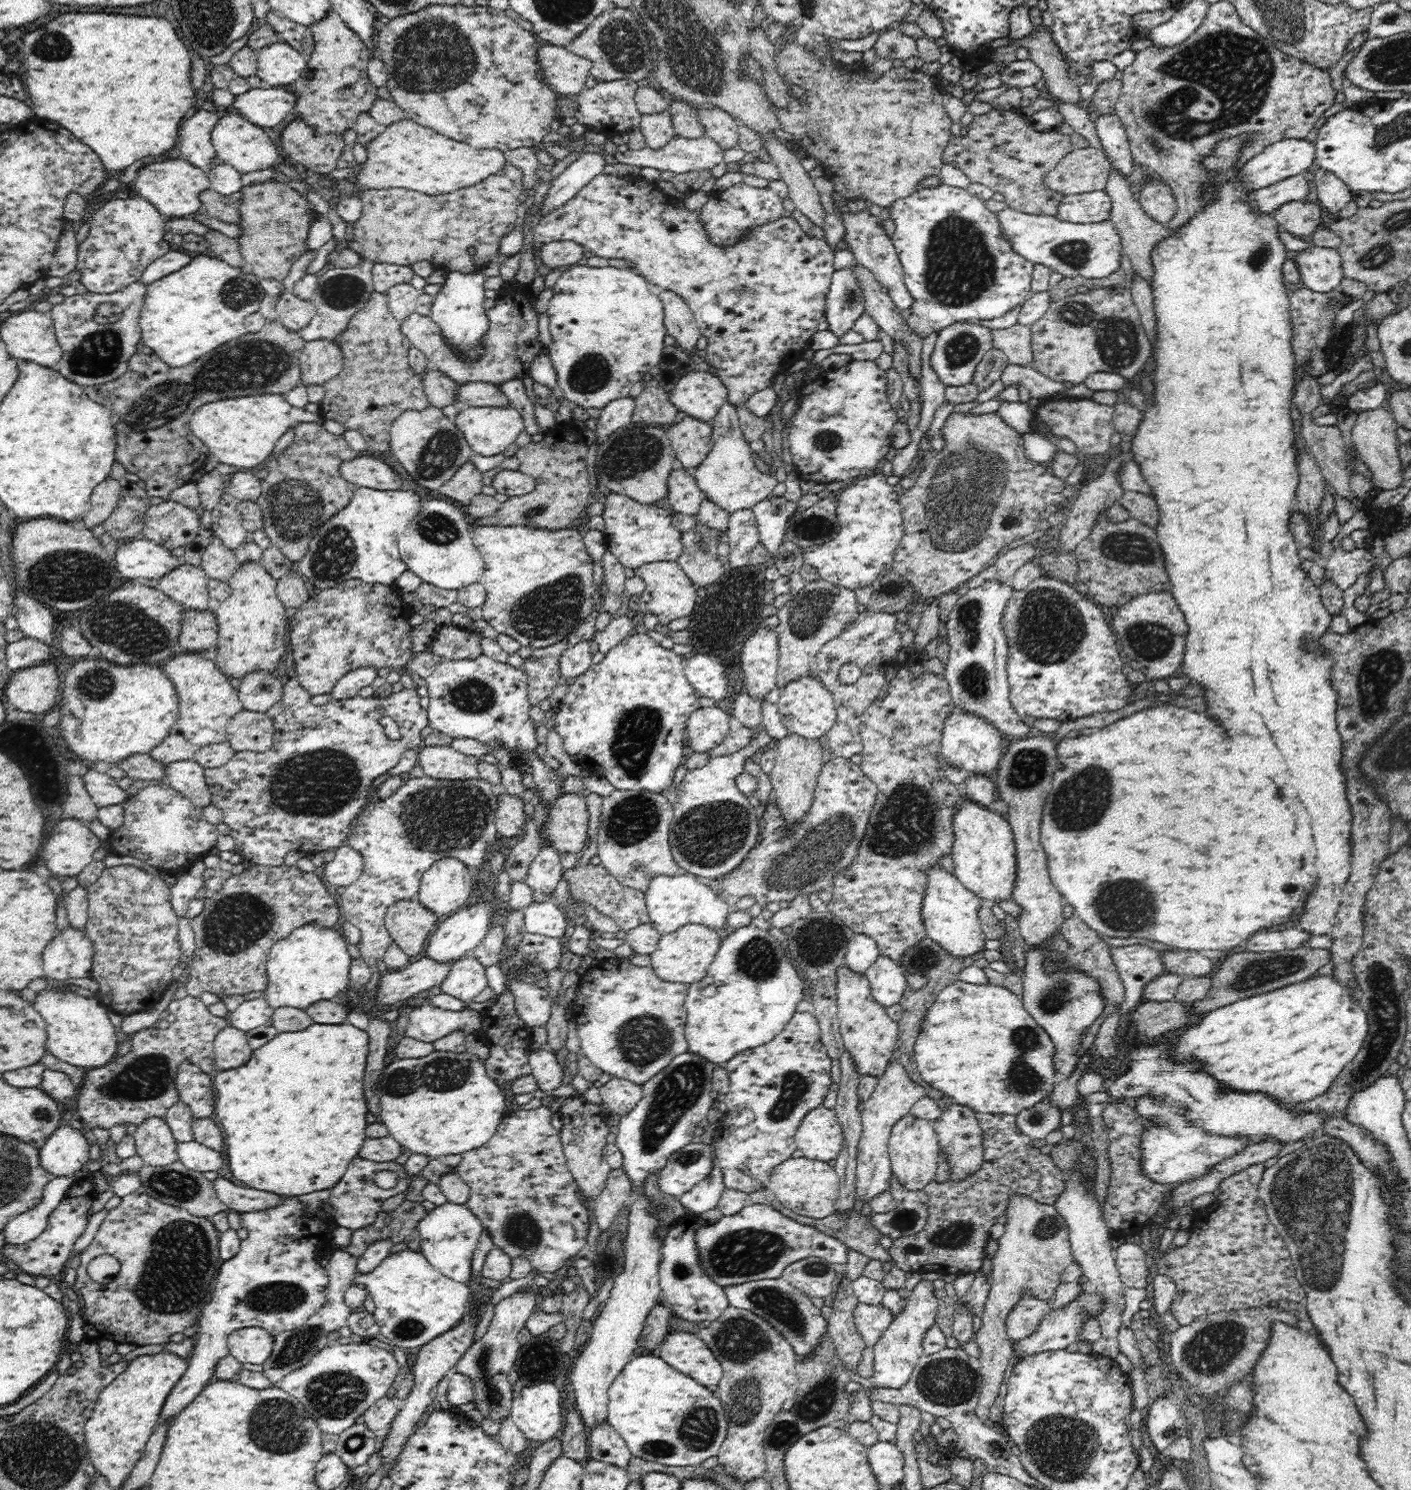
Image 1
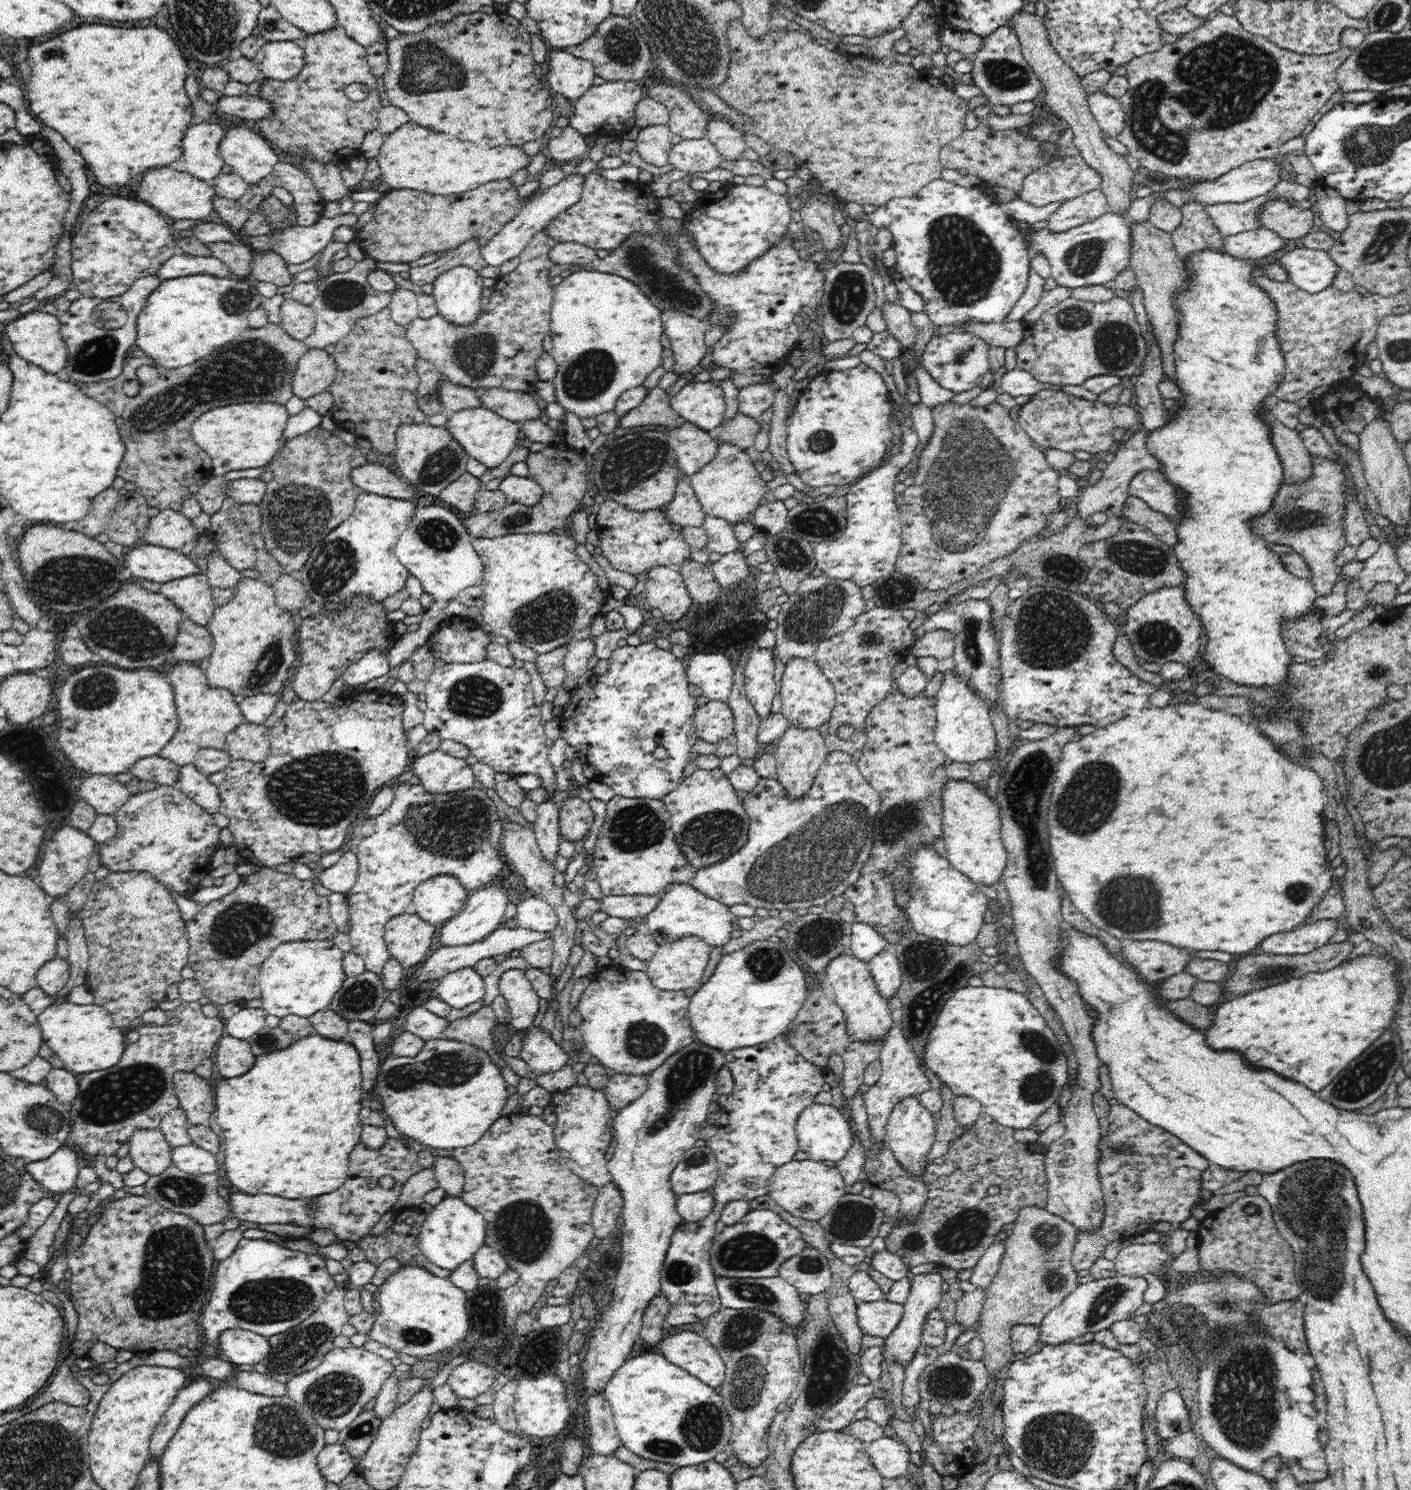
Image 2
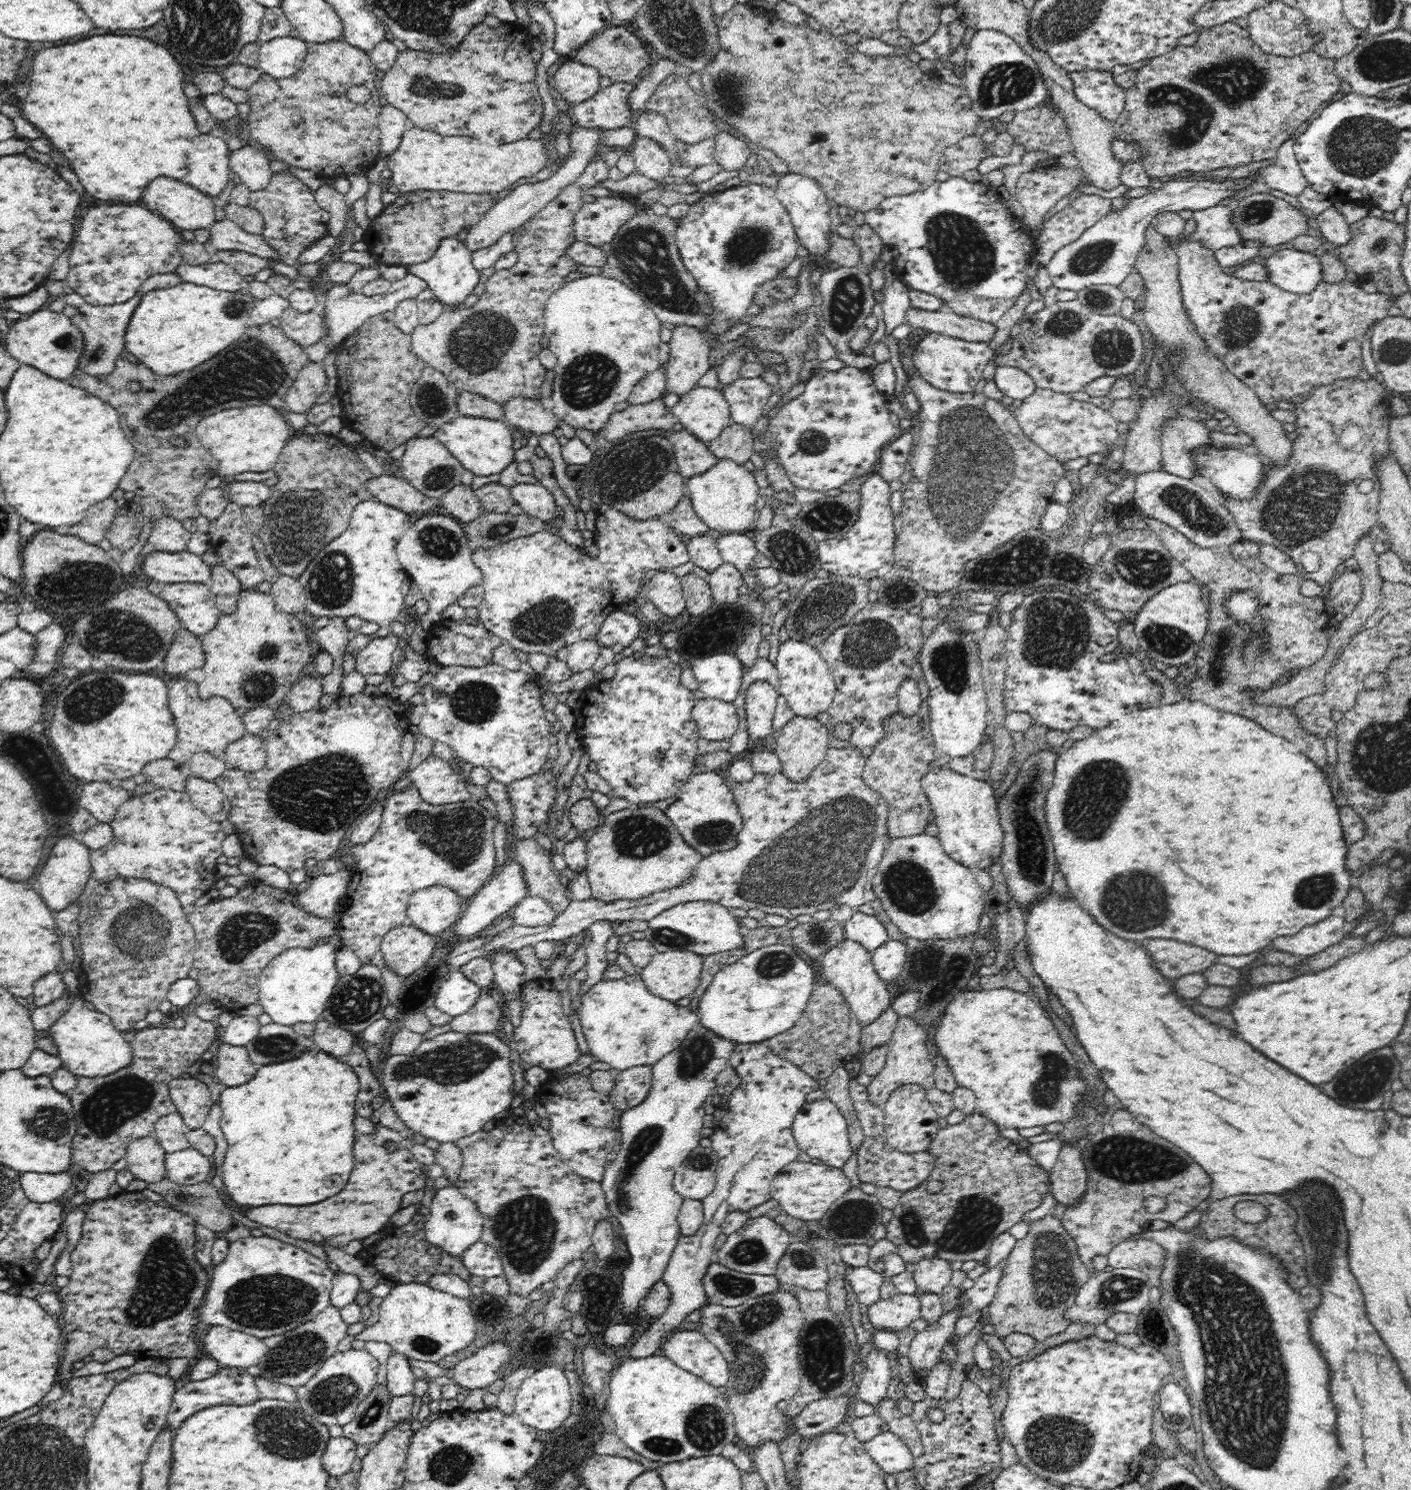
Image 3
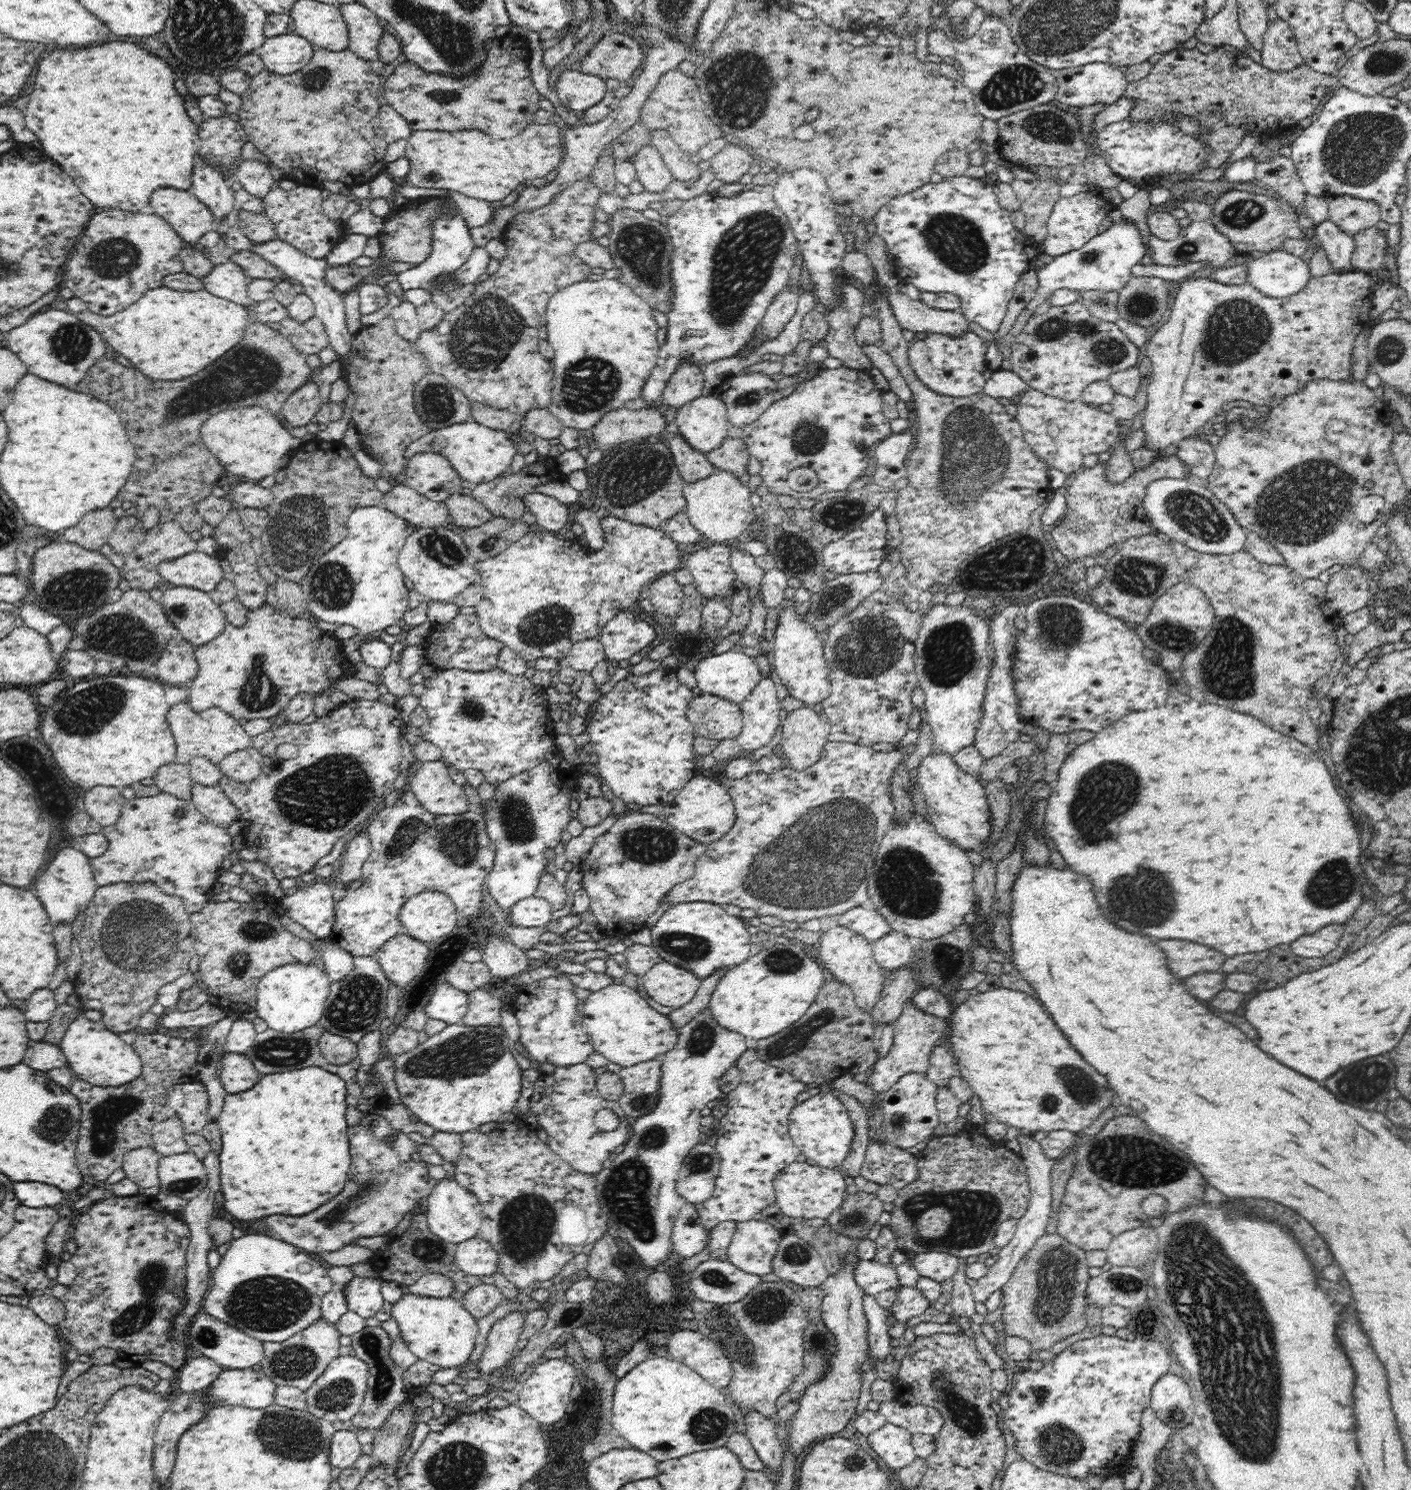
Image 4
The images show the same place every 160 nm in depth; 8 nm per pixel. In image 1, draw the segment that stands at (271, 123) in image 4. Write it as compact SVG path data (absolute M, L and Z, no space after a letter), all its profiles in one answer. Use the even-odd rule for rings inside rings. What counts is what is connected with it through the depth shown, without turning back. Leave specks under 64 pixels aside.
M330 12L328 16L309 27L311 29L315 50L307 60L307 67L301 78L292 85L278 87L280 90L289 92L296 96L290 112L295 115L294 120L304 121L308 127L314 129L316 135L340 135L347 130L355 128L356 120L362 113L370 114L372 105L376 102L377 87L370 82L367 76L367 64L371 60L371 50L367 45L337 16L336 13Z

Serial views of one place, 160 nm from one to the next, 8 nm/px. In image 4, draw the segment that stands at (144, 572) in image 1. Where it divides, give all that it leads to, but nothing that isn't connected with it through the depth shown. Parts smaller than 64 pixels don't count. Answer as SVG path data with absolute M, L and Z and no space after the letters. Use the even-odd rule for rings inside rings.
M192 552L172 562L162 562L157 571L176 587L192 587L205 593L212 593L222 580L230 576L220 566L221 557Z

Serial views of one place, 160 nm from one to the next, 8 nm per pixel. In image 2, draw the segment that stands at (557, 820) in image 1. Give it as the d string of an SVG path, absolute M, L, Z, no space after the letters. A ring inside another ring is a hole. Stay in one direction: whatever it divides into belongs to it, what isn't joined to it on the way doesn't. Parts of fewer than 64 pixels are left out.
M570 796L559 808L559 832L562 838L576 842L586 837L594 822L590 804L580 797Z

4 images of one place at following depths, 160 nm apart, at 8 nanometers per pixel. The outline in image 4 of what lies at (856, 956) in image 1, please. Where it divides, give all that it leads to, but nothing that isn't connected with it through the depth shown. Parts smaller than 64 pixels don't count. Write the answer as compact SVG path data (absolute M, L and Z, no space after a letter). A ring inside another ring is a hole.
M852 907L848 912L838 916L838 923L864 935L864 938L867 938L871 943L891 931L889 922L876 908Z

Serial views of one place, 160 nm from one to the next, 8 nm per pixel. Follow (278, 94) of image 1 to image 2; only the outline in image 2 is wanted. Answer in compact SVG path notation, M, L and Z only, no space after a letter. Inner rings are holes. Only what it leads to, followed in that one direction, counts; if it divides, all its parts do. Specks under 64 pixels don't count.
M223 95L217 98L214 108L222 114L229 114L246 120L262 120L272 116L272 105L266 99L256 96Z

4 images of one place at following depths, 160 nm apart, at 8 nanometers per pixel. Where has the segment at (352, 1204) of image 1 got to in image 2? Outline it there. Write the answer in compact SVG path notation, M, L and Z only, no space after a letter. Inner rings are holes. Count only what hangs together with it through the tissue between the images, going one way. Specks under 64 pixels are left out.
M396 1137L386 1138L384 1146L368 1148L362 1141L352 1149L349 1160L348 1180L334 1192L313 1199L290 1200L274 1195L231 1194L232 1215L240 1221L255 1224L293 1224L307 1226L312 1230L332 1230L339 1242L358 1242L370 1233L372 1228L397 1203L404 1183L423 1168L416 1151L403 1144ZM382 1177L394 1177L396 1185L386 1190L379 1185Z

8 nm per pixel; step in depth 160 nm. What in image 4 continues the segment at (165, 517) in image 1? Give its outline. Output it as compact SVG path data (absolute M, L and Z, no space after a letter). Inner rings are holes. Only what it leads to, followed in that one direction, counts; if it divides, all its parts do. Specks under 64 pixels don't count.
M177 522L158 523L154 528L146 531L145 539L136 547L134 553L124 556L124 567L119 570L121 579L130 582L130 588L150 592L154 588L158 588L158 584L166 581L157 571L162 562L172 562L172 560L196 552L196 550L197 543L182 530L180 524Z

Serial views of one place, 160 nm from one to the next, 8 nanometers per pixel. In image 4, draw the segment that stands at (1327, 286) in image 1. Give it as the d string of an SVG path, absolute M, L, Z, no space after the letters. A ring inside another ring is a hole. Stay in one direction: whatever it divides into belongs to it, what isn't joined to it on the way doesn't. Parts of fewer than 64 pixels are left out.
M1270 251L1246 263L1246 283L1269 298L1288 298L1303 290L1311 278L1306 257Z

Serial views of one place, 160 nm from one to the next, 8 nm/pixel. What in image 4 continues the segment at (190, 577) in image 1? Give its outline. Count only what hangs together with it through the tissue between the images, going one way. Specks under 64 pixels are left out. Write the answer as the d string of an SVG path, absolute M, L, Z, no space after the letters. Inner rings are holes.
M174 587L163 592L160 600L166 611L168 621L177 629L179 637L196 648L204 646L223 634L227 626L225 614L219 604L212 599L209 593L202 592L192 587Z

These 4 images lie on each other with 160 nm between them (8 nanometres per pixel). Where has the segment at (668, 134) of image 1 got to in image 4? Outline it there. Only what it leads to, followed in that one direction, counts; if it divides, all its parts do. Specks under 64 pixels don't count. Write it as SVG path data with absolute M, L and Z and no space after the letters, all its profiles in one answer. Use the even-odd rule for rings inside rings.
M655 147L642 148L632 158L632 163L636 167L637 181L643 185L646 191L658 193L661 197L668 196L666 188L673 182L673 174Z

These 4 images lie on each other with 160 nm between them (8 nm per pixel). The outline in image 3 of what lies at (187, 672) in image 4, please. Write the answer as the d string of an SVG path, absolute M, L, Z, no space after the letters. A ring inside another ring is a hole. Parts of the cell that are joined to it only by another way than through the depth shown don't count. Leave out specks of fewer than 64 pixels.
M178 630L171 642L161 665L166 674L184 677L188 670L202 669L204 649L201 638L193 636L188 630Z

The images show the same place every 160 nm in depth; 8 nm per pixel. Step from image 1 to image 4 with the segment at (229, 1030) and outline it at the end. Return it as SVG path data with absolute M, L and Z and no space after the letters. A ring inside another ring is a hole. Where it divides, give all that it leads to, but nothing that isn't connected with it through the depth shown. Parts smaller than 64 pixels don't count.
M226 1053L220 1062L219 1079L228 1095L238 1094L256 1086L263 1076L244 1054Z

